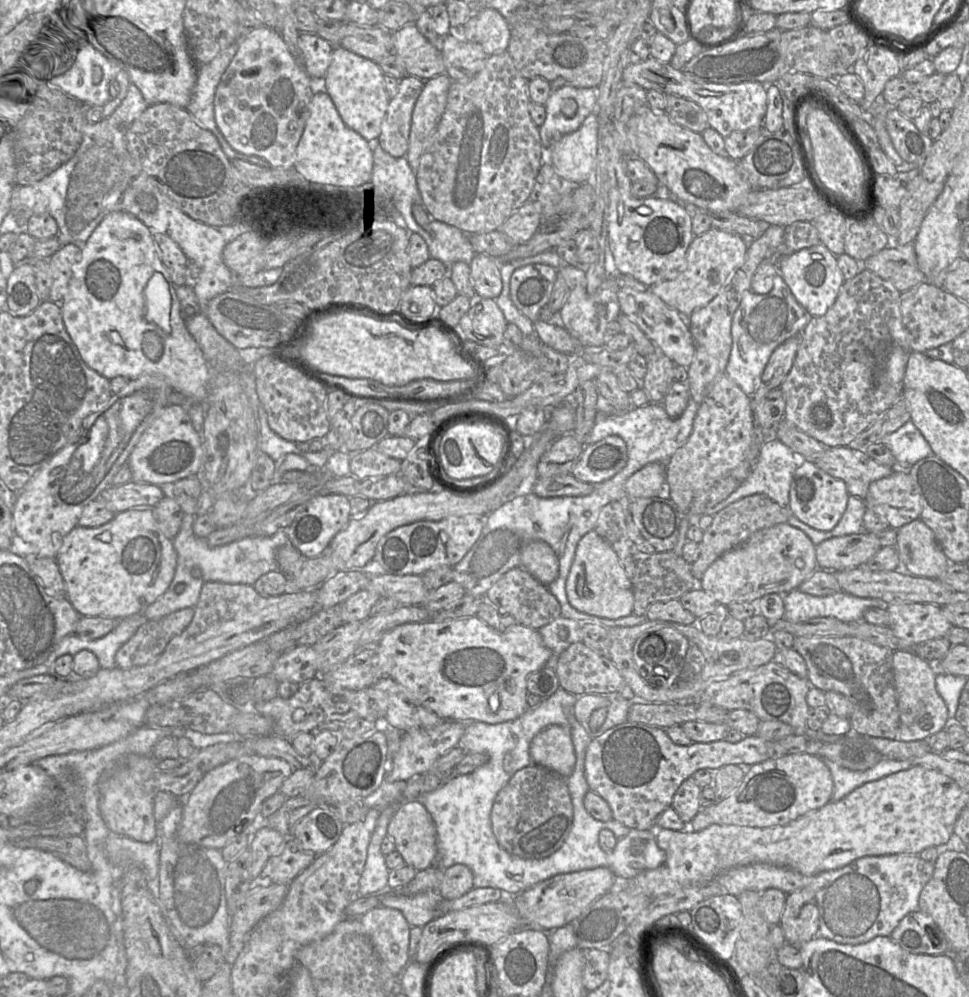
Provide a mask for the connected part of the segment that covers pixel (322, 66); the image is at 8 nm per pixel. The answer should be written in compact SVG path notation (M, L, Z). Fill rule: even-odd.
M300 33L298 45L304 57L304 70L313 80L325 77L336 46L318 36L316 33Z

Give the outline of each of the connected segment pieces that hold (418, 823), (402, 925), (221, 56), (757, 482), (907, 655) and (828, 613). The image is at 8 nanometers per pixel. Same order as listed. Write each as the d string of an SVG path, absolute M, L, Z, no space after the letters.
M406 800L391 818L387 836L391 837L397 852L401 854L406 865L417 871L424 870L437 861L437 829L425 806L418 800Z
M378 906L359 919L379 958L394 975L400 976L410 962L411 926L403 913Z
M234 42L227 48L222 50L211 62L198 66L198 77L194 89L192 91L192 96L186 109L192 115L192 117L202 126L203 128L211 131L217 138L222 150L229 159L241 159L248 161L260 166L270 166L267 161L257 156L249 156L235 151L229 143L226 141L222 133L220 132L214 116L214 97L216 88L221 80L221 77L225 70L227 69L229 63L237 52L238 43Z
M779 439L767 440L760 448L754 467L748 477L740 483L725 500L708 509L705 514L714 516L720 510L724 509L731 503L753 494L765 494L780 507L788 507L789 491L792 478L796 468L799 466L799 458L792 450L782 443Z
M913 650L894 651L893 672L899 708L899 728L896 740L909 742L924 740L946 729L947 706L936 690L937 667L919 657Z
M796 589L784 599L784 619L802 622L812 618L835 618L845 623L863 620L863 613L872 607L887 609L888 604L878 598L861 598L844 591L827 596L813 596Z

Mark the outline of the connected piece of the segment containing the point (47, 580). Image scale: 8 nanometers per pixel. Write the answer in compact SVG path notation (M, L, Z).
M28 554L25 560L32 572L41 580L48 594L66 596L65 583L54 558Z

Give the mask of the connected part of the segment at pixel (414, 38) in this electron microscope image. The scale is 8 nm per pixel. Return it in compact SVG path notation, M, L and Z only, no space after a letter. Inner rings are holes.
M407 25L391 33L393 53L396 54L405 70L405 75L417 77L423 81L445 73L445 65L439 46L429 42L415 25Z

